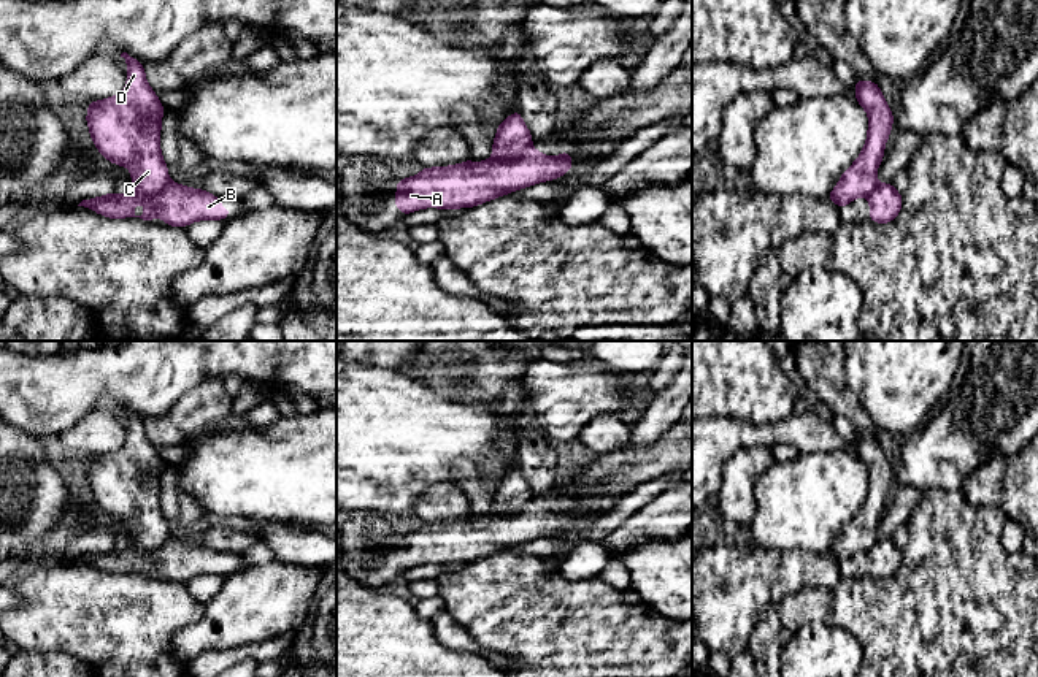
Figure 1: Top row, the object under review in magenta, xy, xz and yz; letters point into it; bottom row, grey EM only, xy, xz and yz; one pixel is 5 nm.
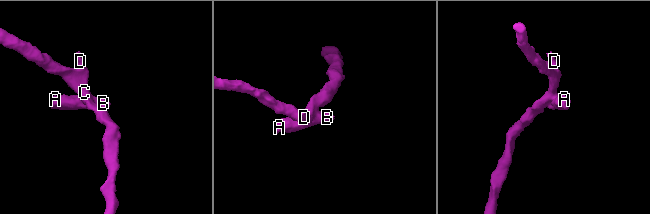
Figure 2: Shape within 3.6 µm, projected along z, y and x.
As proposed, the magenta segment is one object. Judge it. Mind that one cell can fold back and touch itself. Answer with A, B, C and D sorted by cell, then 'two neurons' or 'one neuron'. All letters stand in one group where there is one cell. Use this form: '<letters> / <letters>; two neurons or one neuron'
A B / C D; two neurons

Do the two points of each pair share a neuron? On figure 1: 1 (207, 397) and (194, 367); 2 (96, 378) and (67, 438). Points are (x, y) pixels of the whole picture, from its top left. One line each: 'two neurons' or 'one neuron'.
1: two neurons
2: two neurons

